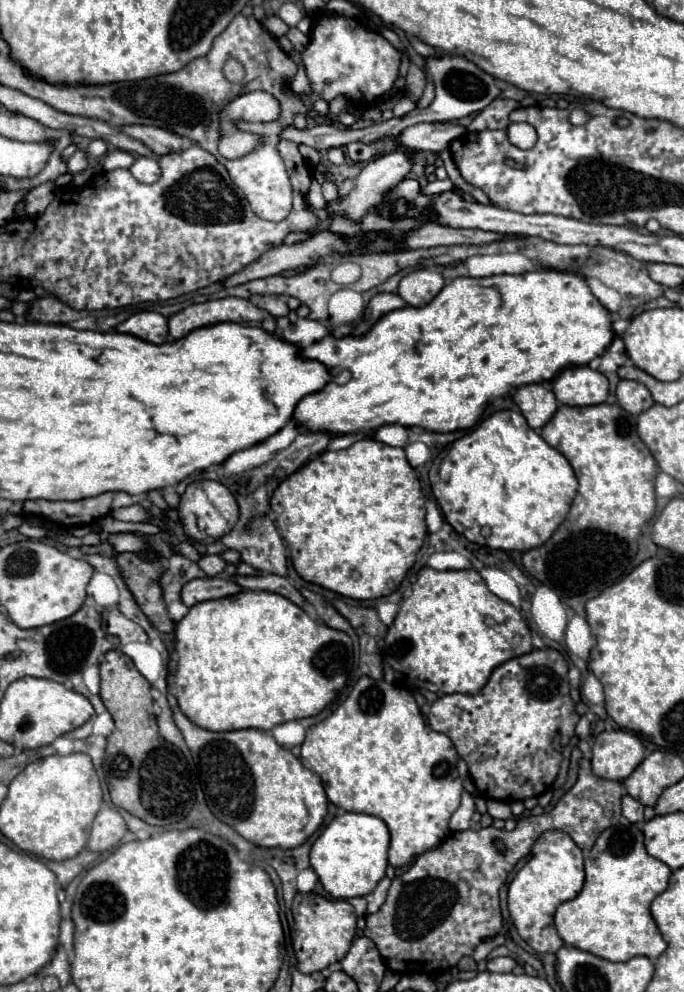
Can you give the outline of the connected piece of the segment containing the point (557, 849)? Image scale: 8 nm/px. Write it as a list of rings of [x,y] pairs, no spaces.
[[[546,831],[532,847],[530,861],[508,887],[508,911],[518,935],[536,953],[556,953],[564,941],[554,927],[556,907],[574,899],[584,885],[584,859],[580,847],[564,831]]]

